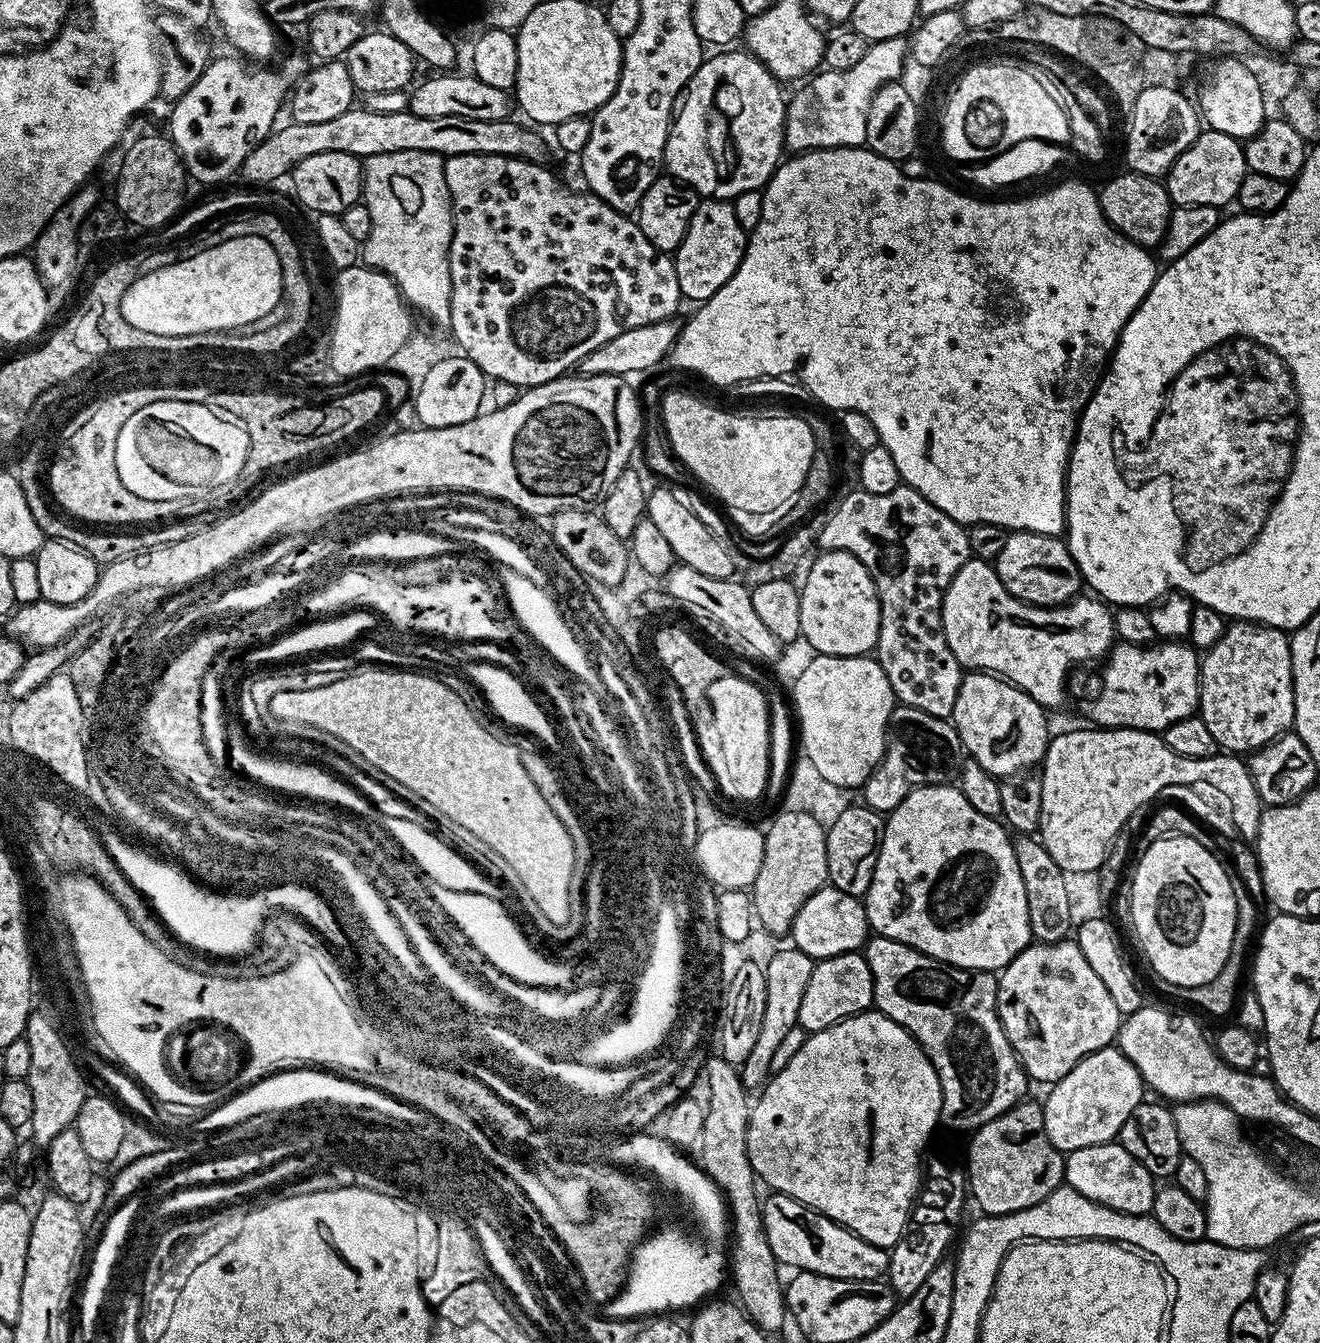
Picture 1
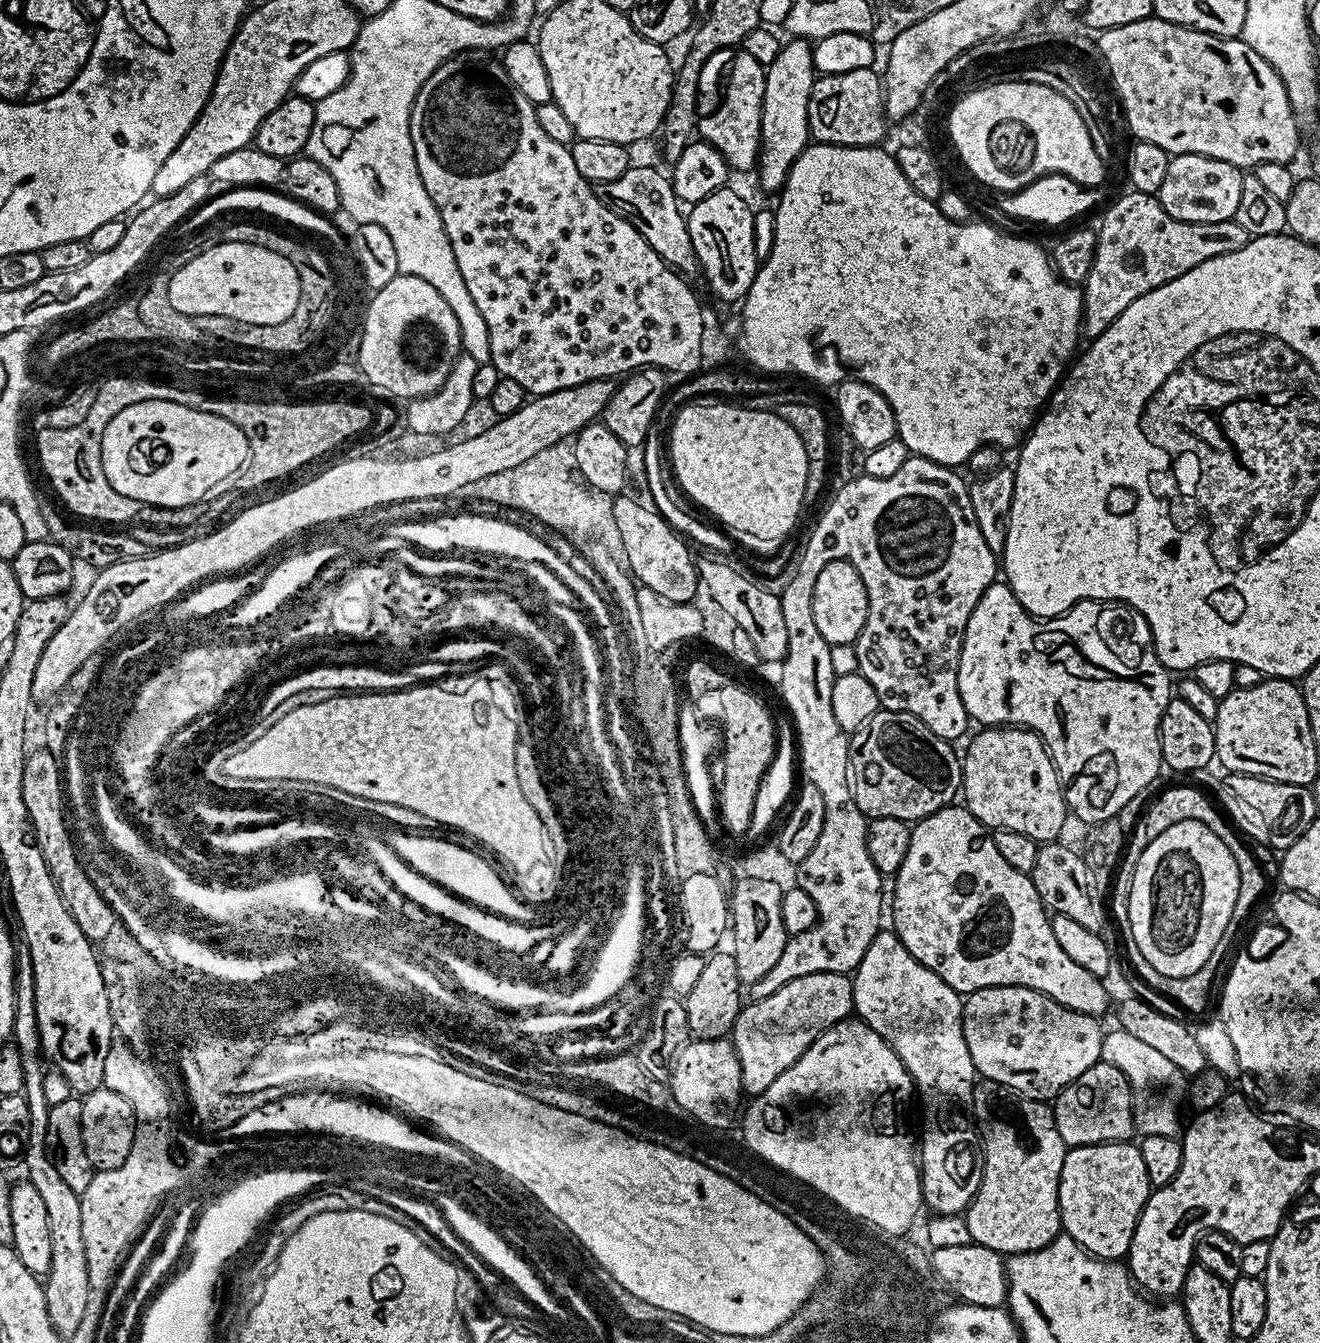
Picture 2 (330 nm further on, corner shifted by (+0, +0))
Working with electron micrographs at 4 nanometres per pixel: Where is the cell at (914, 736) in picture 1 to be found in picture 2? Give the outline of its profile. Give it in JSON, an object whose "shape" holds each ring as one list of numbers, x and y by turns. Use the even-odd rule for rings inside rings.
{"shape":[[875,712,868,721,860,727,857,732,851,733,848,742,848,780,852,784,852,793,858,802,858,810,862,810,862,814,869,818,898,818,899,820,907,820,915,822,926,818,930,814,934,814,939,808,947,808,953,803,952,800,961,795,962,785,964,782,964,765,958,752,955,752,953,745,949,741,938,738,938,734,934,734,932,724,914,718,914,714,906,714,905,712]]}

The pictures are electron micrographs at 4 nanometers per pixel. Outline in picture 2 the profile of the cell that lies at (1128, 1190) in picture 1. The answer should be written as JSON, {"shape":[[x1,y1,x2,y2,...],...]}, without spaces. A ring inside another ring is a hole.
{"shape":[[1132,1142,1068,1148,1058,1186,1060,1223,1079,1248,1105,1262,1120,1262,1130,1250,1150,1185,1139,1147]]}

